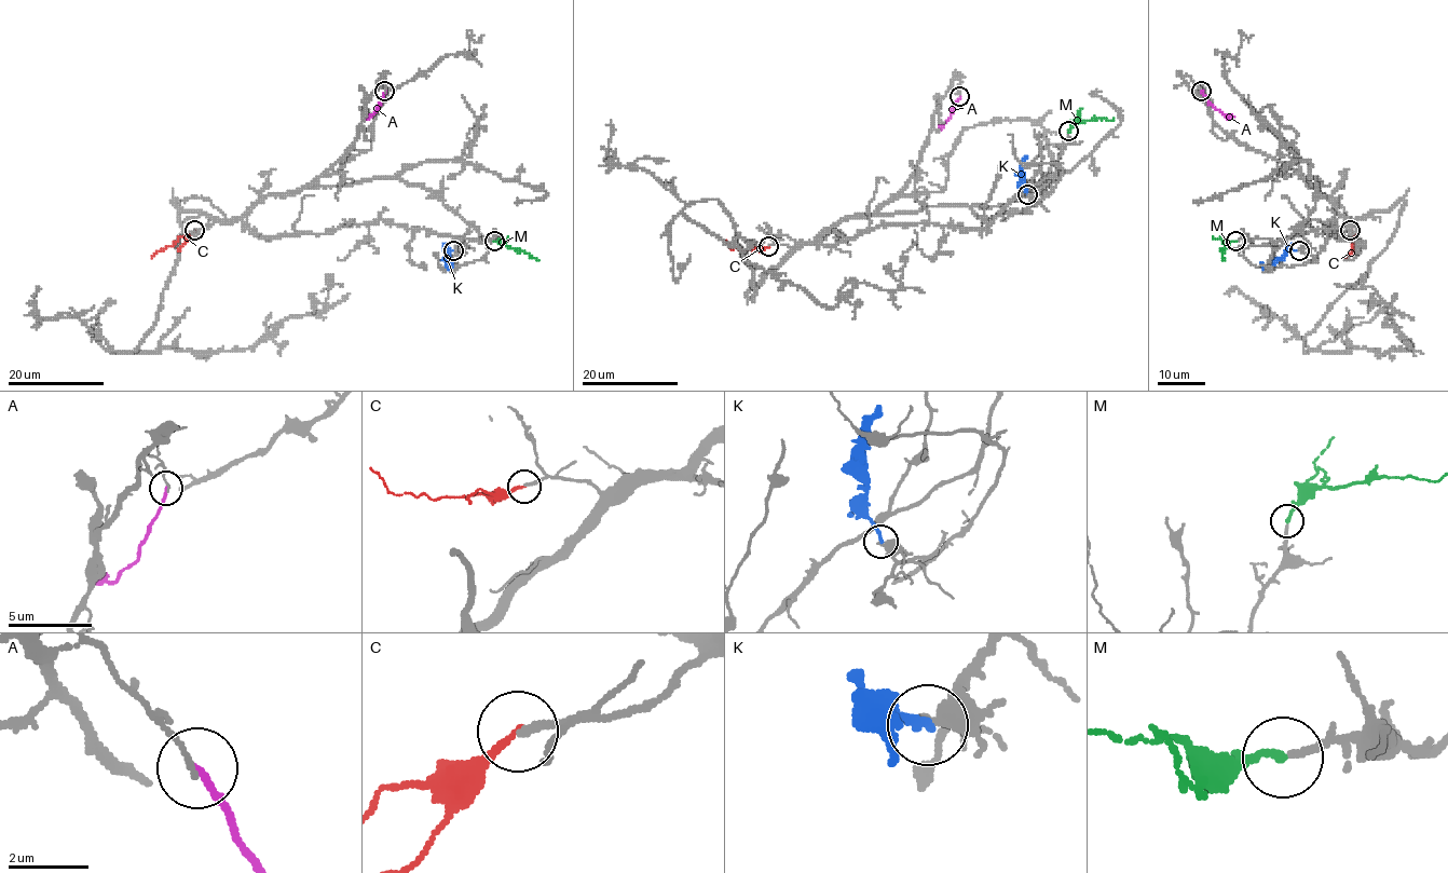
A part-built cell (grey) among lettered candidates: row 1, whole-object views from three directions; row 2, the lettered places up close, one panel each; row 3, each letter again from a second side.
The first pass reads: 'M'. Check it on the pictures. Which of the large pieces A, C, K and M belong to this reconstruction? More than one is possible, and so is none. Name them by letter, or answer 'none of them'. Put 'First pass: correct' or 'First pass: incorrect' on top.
First pass: incorrect
C, M

